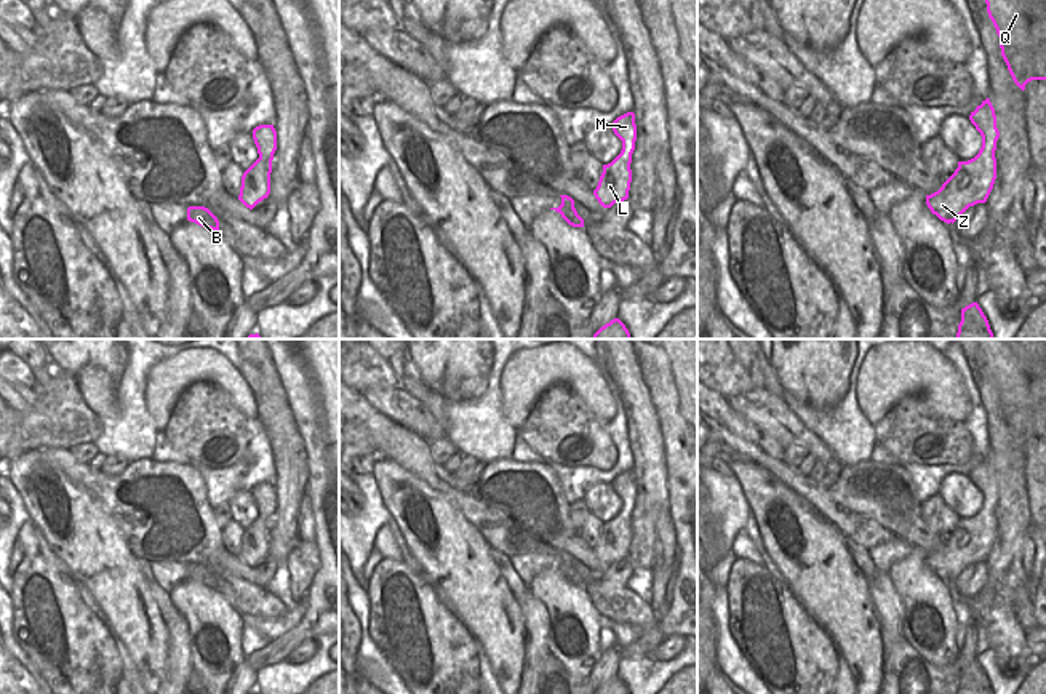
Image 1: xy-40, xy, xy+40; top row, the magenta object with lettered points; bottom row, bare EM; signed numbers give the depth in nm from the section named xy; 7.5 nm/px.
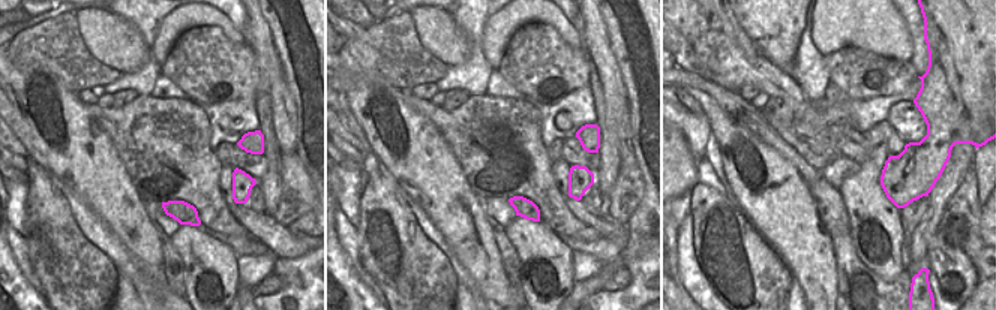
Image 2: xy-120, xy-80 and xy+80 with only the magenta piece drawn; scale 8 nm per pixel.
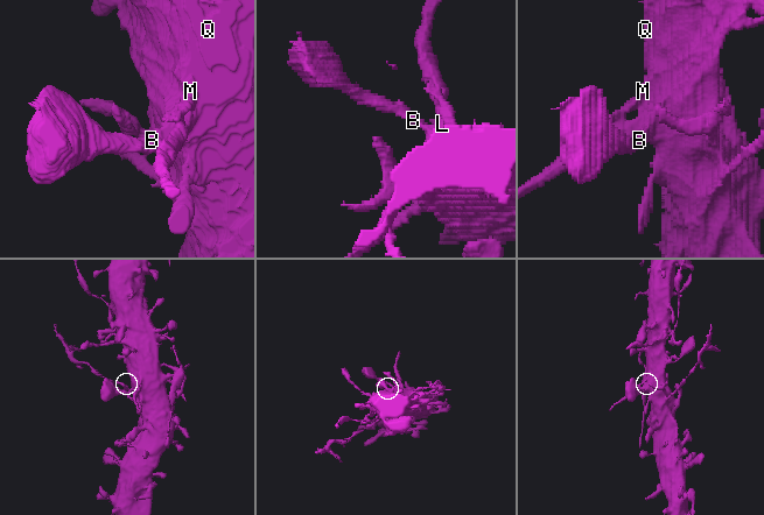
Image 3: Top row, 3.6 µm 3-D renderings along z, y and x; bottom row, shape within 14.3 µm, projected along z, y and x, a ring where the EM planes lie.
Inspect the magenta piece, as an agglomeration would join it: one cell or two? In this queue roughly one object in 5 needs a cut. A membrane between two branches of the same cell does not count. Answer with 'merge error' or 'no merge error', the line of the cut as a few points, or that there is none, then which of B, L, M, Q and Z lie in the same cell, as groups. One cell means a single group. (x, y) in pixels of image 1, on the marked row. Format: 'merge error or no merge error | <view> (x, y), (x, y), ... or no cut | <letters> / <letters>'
no merge error | no cut | B L M Q Z

